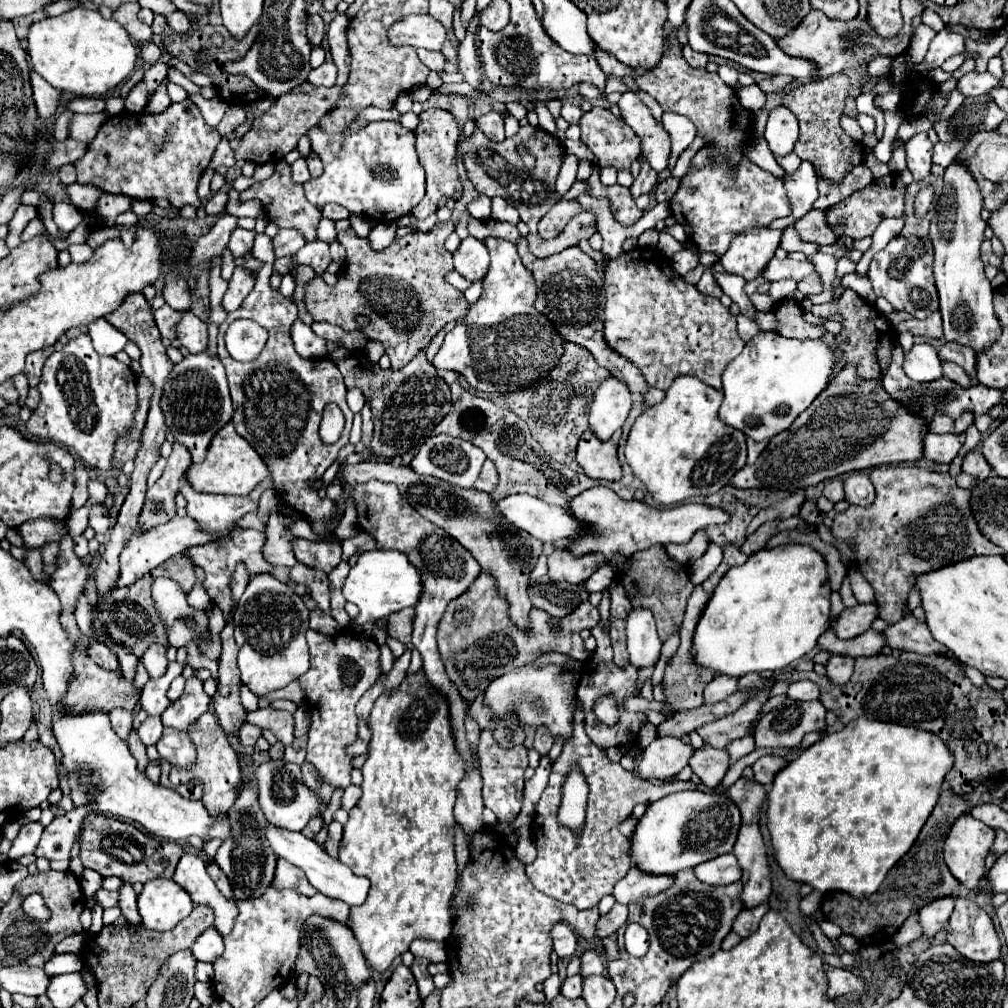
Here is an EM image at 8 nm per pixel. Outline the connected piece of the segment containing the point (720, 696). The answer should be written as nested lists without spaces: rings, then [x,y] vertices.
[[[715,677],[705,687],[705,703],[717,703],[737,691],[737,677]]]

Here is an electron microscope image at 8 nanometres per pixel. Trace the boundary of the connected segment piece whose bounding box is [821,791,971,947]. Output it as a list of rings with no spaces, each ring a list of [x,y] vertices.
[[[941,791],[939,801],[937,801],[933,813],[929,815],[927,823],[923,825],[917,841],[913,843],[909,853],[905,853],[901,857],[901,861],[889,871],[887,879],[879,887],[879,891],[865,899],[853,899],[841,891],[825,893],[823,903],[821,903],[821,911],[825,913],[825,917],[829,917],[835,925],[839,925],[843,929],[843,933],[853,935],[859,941],[859,945],[879,947],[879,945],[883,945],[883,941],[887,941],[887,937],[893,937],[897,933],[897,929],[903,925],[903,921],[911,915],[913,907],[923,907],[939,897],[955,893],[959,887],[959,881],[949,873],[949,869],[941,857],[941,849],[943,849],[945,837],[947,837],[953,821],[957,821],[957,817],[961,817],[969,811],[971,811],[971,805],[967,799],[961,799],[953,791]]]

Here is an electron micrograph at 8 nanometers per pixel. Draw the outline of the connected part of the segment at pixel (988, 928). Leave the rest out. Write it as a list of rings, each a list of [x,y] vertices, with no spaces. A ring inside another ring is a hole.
[[[957,897],[955,911],[947,925],[947,943],[971,961],[989,963],[999,959],[1001,943],[991,917],[965,897]]]

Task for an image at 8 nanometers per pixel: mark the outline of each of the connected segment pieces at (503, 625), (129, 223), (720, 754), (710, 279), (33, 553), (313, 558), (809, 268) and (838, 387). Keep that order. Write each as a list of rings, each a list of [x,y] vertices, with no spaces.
[[[483,571],[465,595],[449,603],[443,619],[439,621],[437,643],[451,683],[455,683],[461,697],[471,703],[489,687],[493,679],[509,673],[515,667],[531,663],[547,651],[559,651],[571,655],[577,661],[585,661],[587,653],[579,633],[581,629],[593,629],[599,619],[599,609],[593,607],[589,601],[581,603],[573,613],[569,613],[569,617],[563,617],[557,627],[551,625],[551,617],[545,611],[535,609],[533,629],[525,633],[511,623],[507,603],[495,589],[495,579],[489,577],[487,571]]]
[[[123,211],[119,217],[117,217],[117,225],[119,227],[139,227],[139,217],[133,213],[133,211]]]
[[[703,745],[695,751],[689,765],[705,787],[717,787],[729,769],[729,753],[727,749],[719,751],[711,745]]]
[[[705,269],[705,271],[703,271],[703,275],[701,275],[701,279],[699,279],[699,283],[697,283],[695,287],[697,287],[701,293],[711,295],[711,297],[721,297],[721,295],[723,295],[723,291],[719,289],[719,285],[717,285],[711,269]]]
[[[25,547],[25,551],[27,551],[27,561],[25,561],[25,565],[29,567],[29,571],[33,573],[33,577],[37,579],[37,581],[43,581],[43,583],[49,583],[49,577],[45,577],[43,575],[43,561],[41,561],[41,553],[39,553],[39,549],[29,549],[29,547]]]
[[[295,539],[293,551],[299,563],[313,567],[313,569],[321,569],[325,573],[337,567],[337,563],[341,563],[341,545],[339,543],[331,543],[331,541],[315,543],[307,539]]]
[[[773,259],[769,261],[769,265],[765,265],[765,273],[763,277],[773,283],[773,281],[779,281],[779,279],[795,279],[795,281],[801,281],[803,277],[815,273],[815,267],[807,261],[793,261],[793,259]]]
[[[847,363],[817,401],[803,411],[787,431],[769,441],[753,465],[745,465],[735,473],[731,485],[739,489],[763,487],[797,491],[875,465],[919,461],[923,459],[923,437],[927,431],[929,421],[917,421],[913,413],[901,409],[901,405],[885,393],[881,383],[857,377],[857,365]]]

